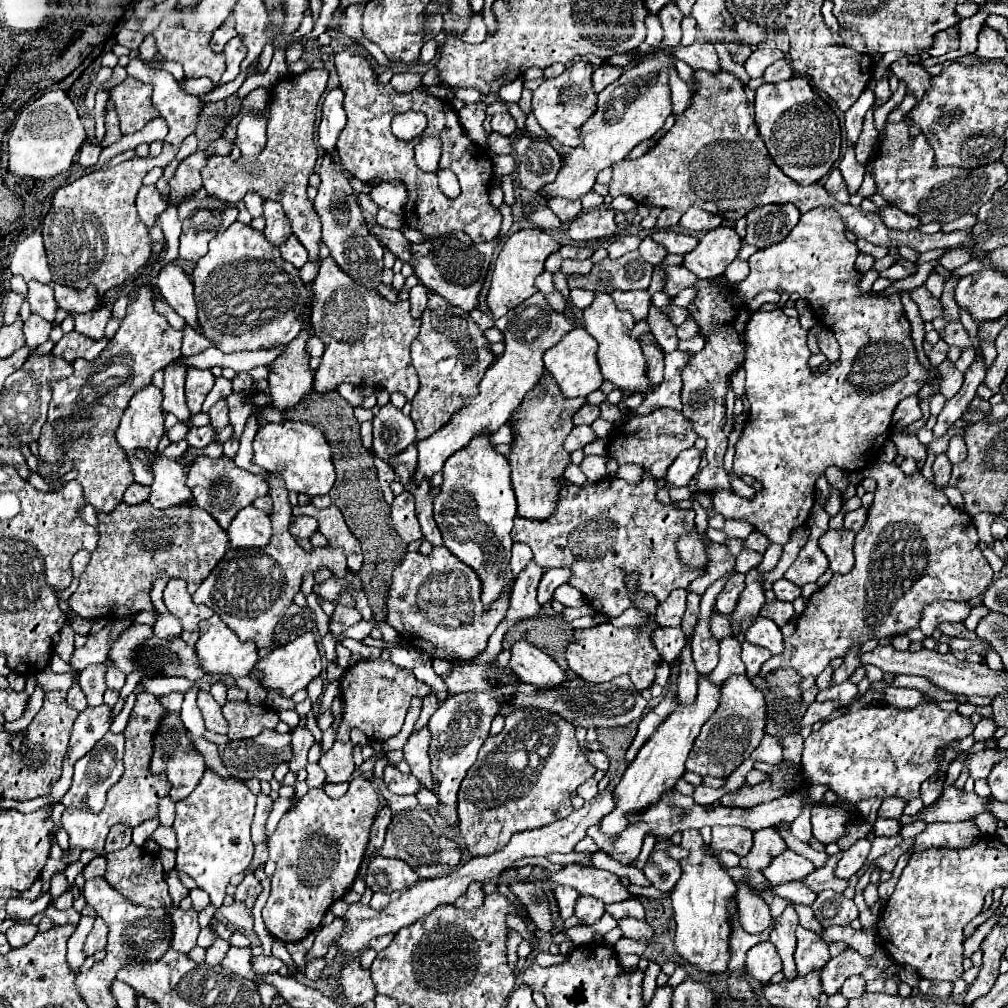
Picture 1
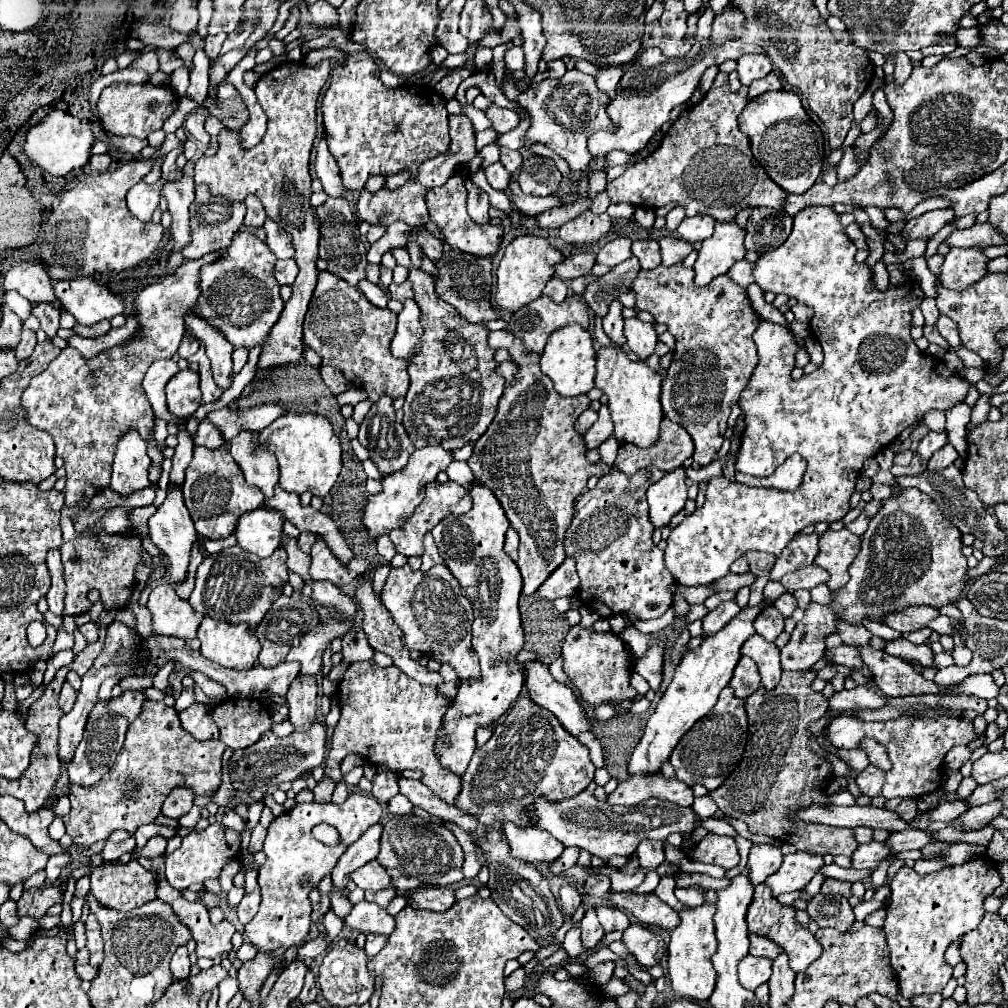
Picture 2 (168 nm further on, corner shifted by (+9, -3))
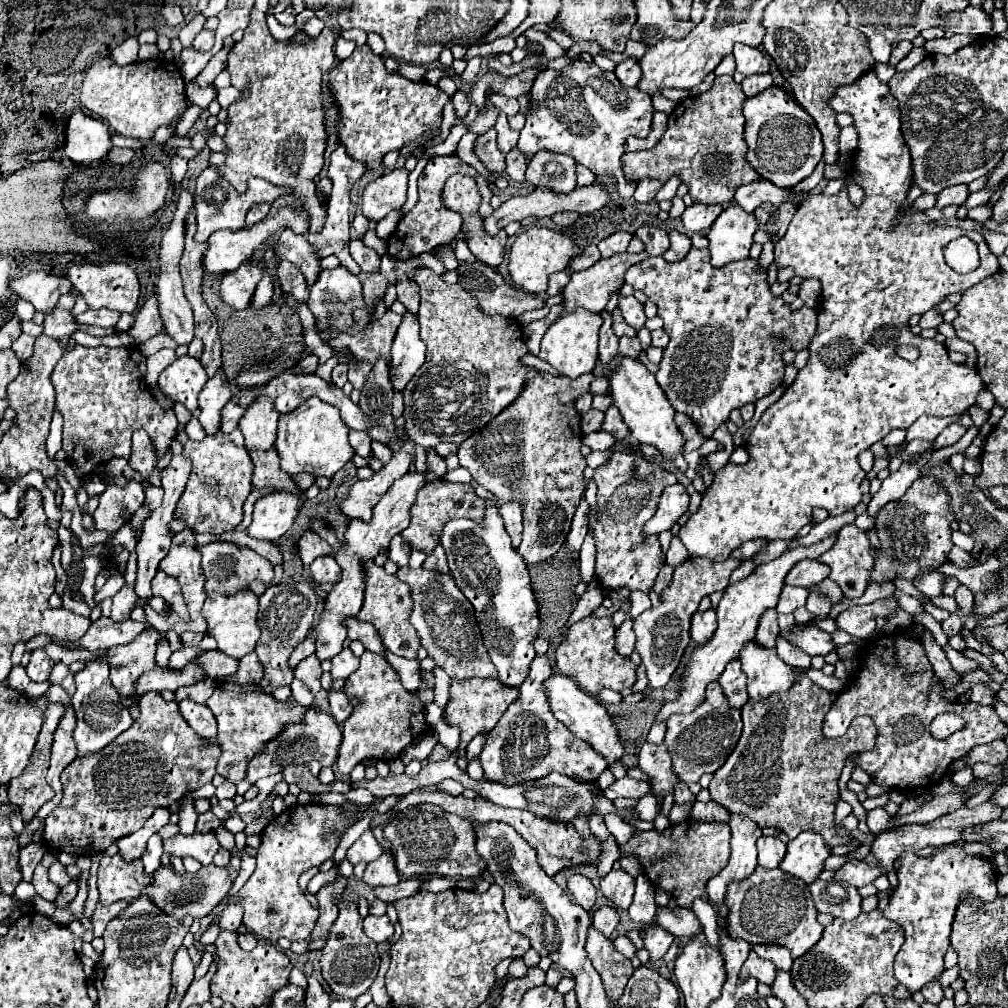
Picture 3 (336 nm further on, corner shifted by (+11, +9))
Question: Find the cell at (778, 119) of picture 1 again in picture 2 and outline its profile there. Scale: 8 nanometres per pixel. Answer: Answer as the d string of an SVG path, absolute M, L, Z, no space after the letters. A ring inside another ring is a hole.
M778 90L778 92L766 92L766 96L758 96L748 102L744 112L740 114L740 130L750 138L750 148L754 158L760 162L760 166L766 170L766 174L788 194L802 194L814 182L818 180L822 172L822 162L824 162L824 138L820 128L810 120L806 110L802 108L802 102L798 94L788 92L788 90Z

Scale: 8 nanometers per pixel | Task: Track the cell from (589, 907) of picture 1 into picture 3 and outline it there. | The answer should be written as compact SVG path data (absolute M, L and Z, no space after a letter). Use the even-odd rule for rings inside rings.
M592 926L588 930L586 952L588 952L588 958L592 960L594 968L598 970L598 974L604 982L608 998L618 1000L624 992L624 986L626 986L628 978L634 972L630 960L626 956L622 956L620 952L616 952L614 946L612 946L612 940L602 936Z

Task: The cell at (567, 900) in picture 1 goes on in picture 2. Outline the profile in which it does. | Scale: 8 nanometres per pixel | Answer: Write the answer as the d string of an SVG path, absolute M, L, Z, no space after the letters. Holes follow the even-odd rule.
M564 884L560 888L560 906L562 906L562 912L572 916L576 912L576 908L580 906L582 902L582 888L574 886L574 884Z

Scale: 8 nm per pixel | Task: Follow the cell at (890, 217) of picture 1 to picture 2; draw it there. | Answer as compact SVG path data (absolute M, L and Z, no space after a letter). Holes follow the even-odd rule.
M932 210L932 212L926 212L918 218L912 218L908 220L906 228L904 228L904 236L908 240L912 238L932 238L944 224L952 222L956 218L954 210Z

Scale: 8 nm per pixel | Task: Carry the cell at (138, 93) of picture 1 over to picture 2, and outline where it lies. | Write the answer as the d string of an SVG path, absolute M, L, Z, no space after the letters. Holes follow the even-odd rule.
M150 82L144 84L112 84L102 90L96 110L102 122L102 128L114 136L136 136L146 138L150 132L160 130L162 124L172 116L174 104L178 102L176 92L168 86L154 86Z

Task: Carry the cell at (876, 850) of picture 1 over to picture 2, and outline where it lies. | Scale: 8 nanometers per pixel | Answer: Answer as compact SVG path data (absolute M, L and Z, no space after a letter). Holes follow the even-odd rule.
M906 828L902 832L894 832L886 840L886 844L890 844L890 848L894 848L894 854L904 852L904 850L920 850L932 842L946 842L946 840L936 840L932 832L924 832L924 830L916 830L916 828Z

